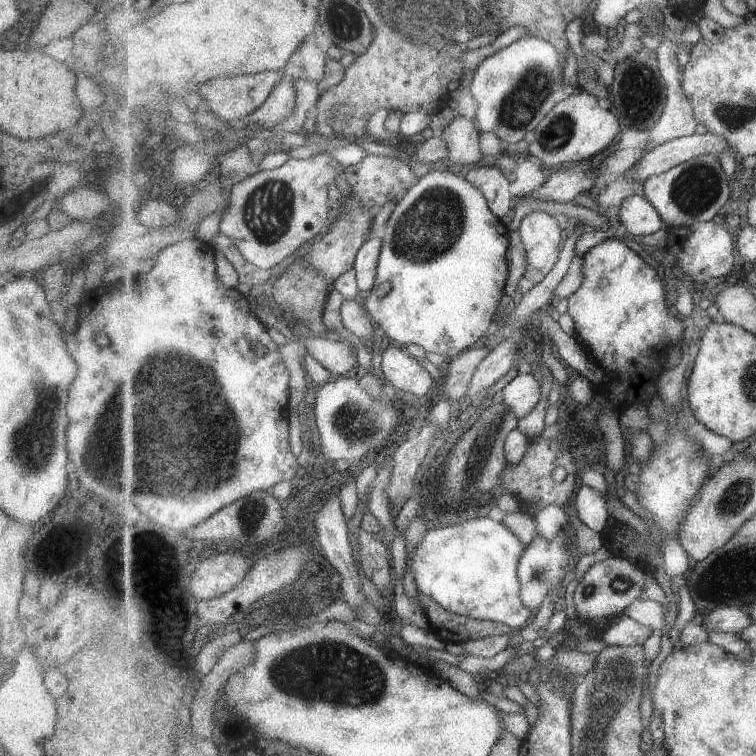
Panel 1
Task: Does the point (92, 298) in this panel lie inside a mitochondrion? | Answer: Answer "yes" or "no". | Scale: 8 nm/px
no

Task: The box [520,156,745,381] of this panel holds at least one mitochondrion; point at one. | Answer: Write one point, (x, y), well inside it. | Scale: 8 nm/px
(696, 189)

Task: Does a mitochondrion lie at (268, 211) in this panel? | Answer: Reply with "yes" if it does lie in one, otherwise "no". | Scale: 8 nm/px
yes

